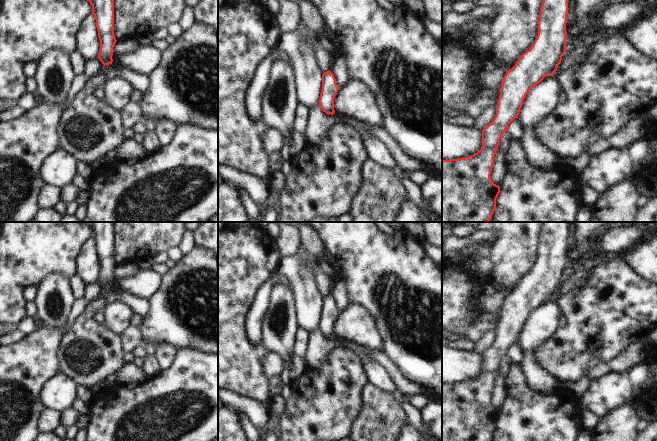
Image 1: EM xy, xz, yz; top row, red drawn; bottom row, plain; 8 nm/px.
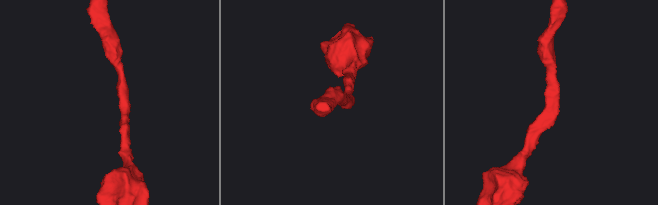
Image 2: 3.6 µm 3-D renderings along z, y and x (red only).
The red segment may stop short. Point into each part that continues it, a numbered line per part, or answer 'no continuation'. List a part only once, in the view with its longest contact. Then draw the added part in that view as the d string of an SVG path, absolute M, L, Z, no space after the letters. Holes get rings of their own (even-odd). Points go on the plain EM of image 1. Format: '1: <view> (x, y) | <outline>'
no continuation

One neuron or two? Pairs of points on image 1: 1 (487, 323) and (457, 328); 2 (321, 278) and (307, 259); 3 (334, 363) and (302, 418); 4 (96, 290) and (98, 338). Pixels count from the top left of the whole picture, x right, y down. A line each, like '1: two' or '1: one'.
1: one
2: one
3: one
4: two

